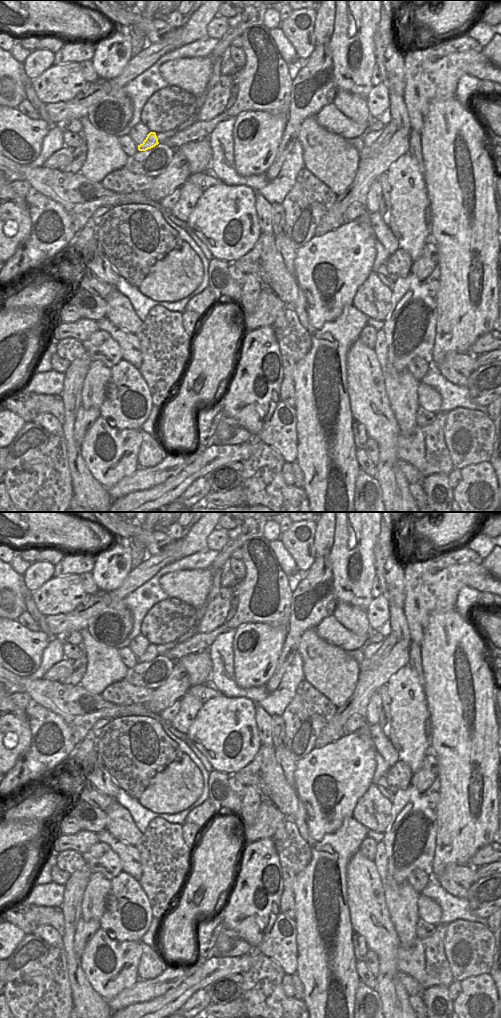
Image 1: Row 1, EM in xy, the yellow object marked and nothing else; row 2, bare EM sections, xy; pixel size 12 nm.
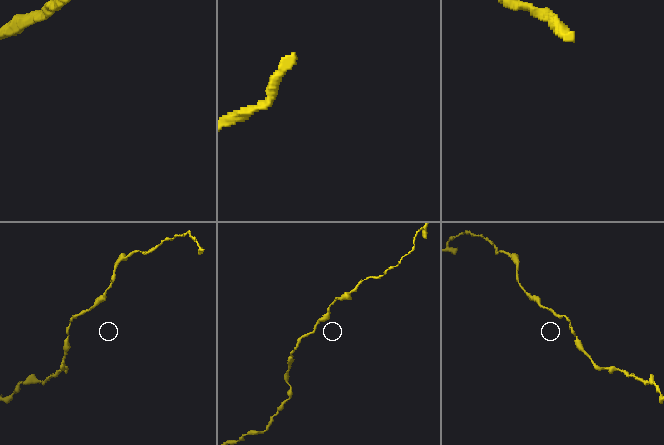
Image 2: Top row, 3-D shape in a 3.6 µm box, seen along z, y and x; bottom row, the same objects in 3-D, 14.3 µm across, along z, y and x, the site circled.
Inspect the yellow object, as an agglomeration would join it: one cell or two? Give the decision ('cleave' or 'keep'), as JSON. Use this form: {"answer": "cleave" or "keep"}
{"answer": "keep"}

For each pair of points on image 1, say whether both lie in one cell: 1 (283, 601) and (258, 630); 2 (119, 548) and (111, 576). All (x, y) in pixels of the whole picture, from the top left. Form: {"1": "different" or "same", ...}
{"1": "different", "2": "same"}

